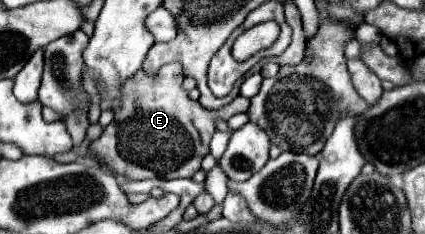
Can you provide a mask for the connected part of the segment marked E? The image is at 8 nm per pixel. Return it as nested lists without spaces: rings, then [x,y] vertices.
[[[171,62],[163,66],[157,74],[147,74],[145,70],[137,70],[135,76],[123,82],[121,86],[121,106],[115,110],[115,120],[105,128],[99,140],[95,140],[89,148],[89,154],[101,160],[107,168],[111,168],[117,176],[127,176],[129,180],[145,180],[145,178],[191,178],[199,168],[205,154],[209,154],[209,140],[215,132],[217,118],[229,120],[239,112],[249,110],[249,100],[237,96],[231,104],[219,110],[207,110],[199,102],[191,100],[183,90],[183,66],[179,62]]]

